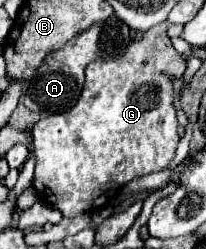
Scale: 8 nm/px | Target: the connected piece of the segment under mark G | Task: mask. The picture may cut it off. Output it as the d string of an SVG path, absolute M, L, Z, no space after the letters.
M159 23L143 33L139 41L131 41L127 51L111 61L99 59L85 69L85 87L71 111L39 119L33 129L36 166L33 187L43 203L53 205L63 217L97 211L107 205L119 189L139 175L155 173L175 155L179 143L177 117L171 103L173 81L179 79L187 67L181 55L173 49L167 35L169 23Z

